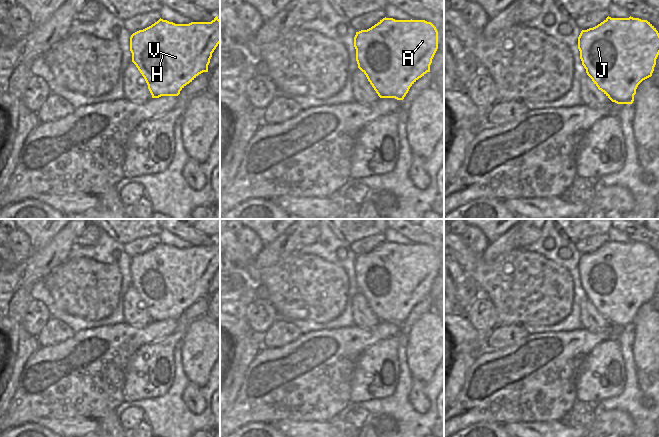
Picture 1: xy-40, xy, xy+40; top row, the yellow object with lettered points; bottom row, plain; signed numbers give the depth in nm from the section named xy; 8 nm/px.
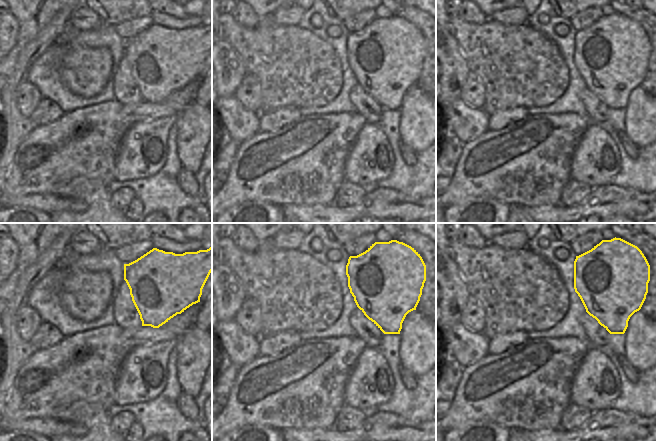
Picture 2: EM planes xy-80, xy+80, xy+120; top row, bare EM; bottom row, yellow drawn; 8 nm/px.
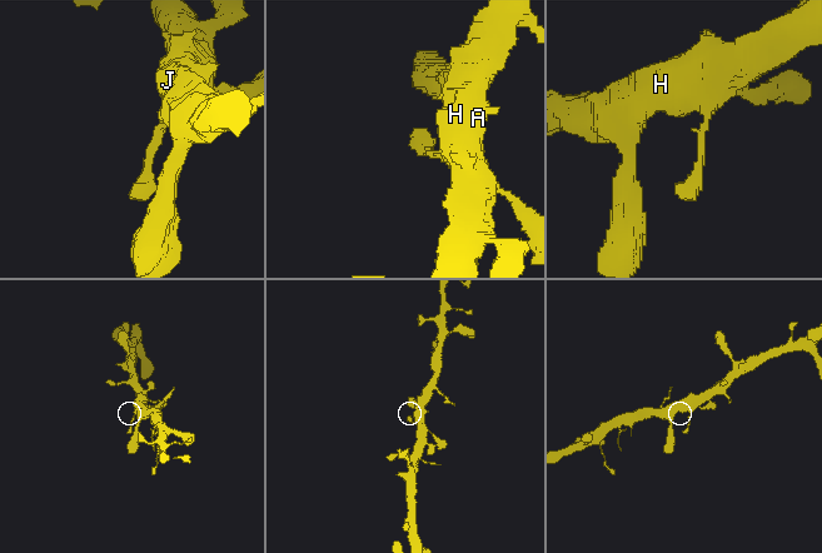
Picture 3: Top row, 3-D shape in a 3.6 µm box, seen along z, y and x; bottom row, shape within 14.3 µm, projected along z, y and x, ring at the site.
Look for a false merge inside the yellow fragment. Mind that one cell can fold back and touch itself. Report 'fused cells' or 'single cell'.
single cell

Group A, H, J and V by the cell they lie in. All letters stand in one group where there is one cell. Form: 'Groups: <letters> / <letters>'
Groups: A H J V.

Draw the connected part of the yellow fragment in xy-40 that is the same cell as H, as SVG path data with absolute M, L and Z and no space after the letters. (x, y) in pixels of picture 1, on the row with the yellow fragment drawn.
M159 19L130 37L132 62L144 77L152 98L178 96L199 74L208 72L212 53L220 43L220 20L175 24Z

